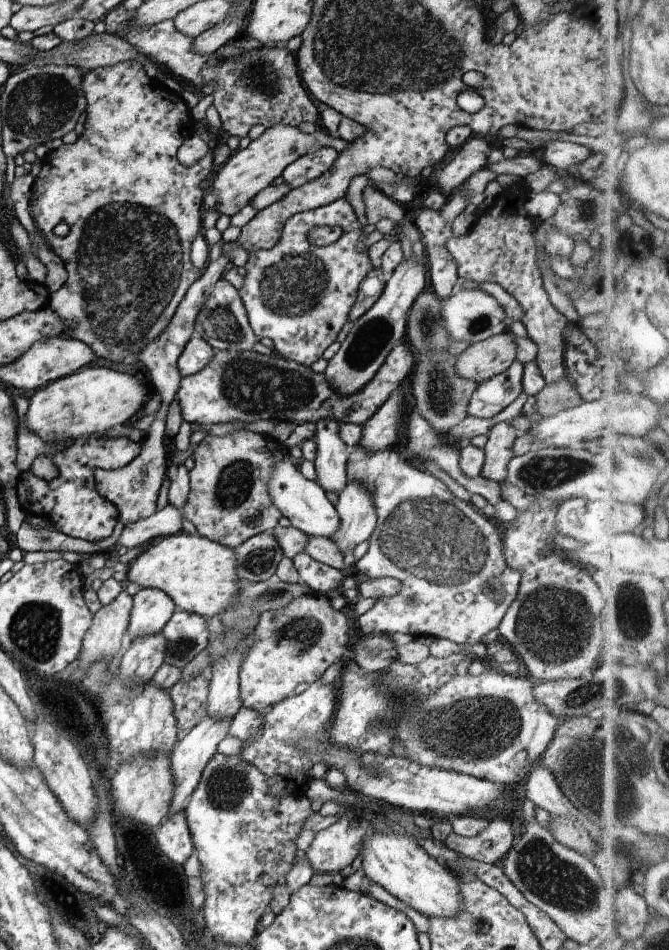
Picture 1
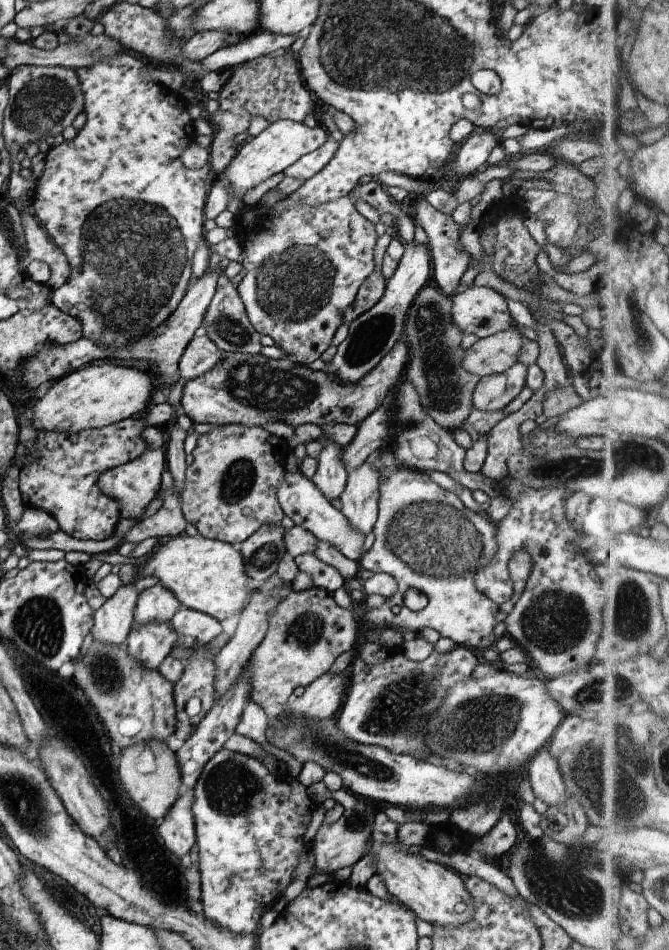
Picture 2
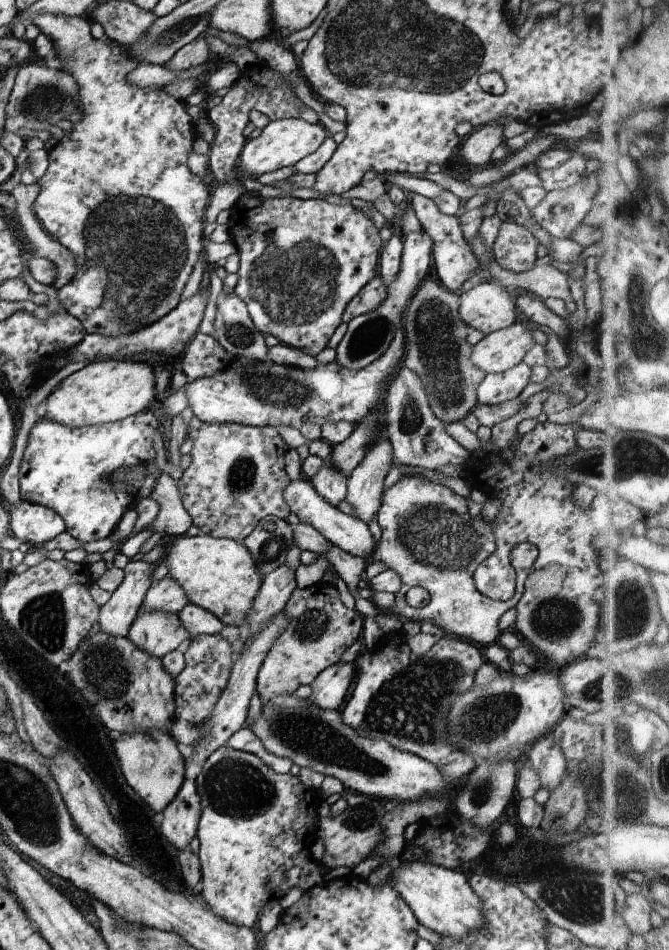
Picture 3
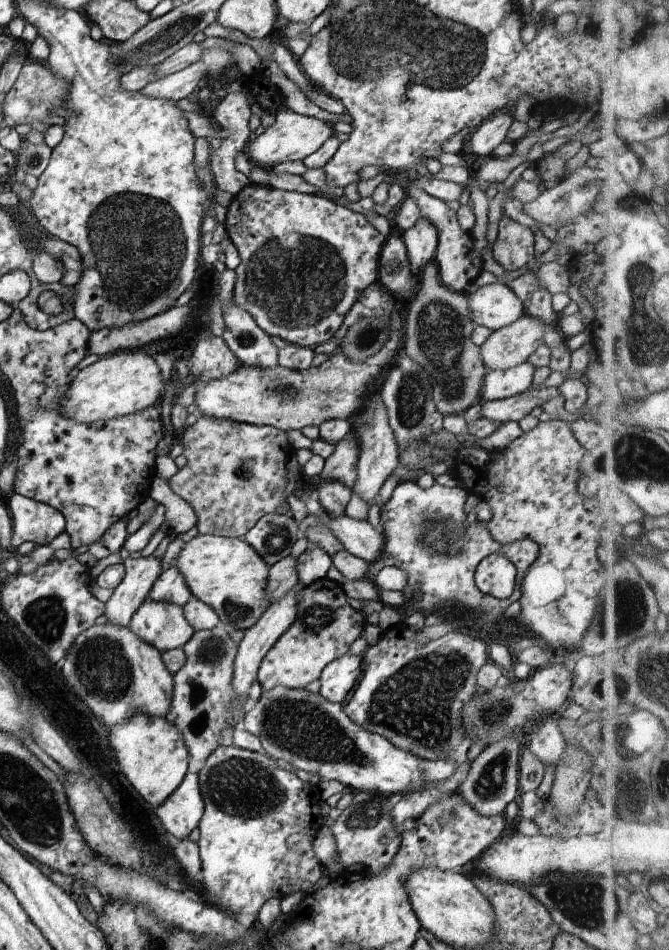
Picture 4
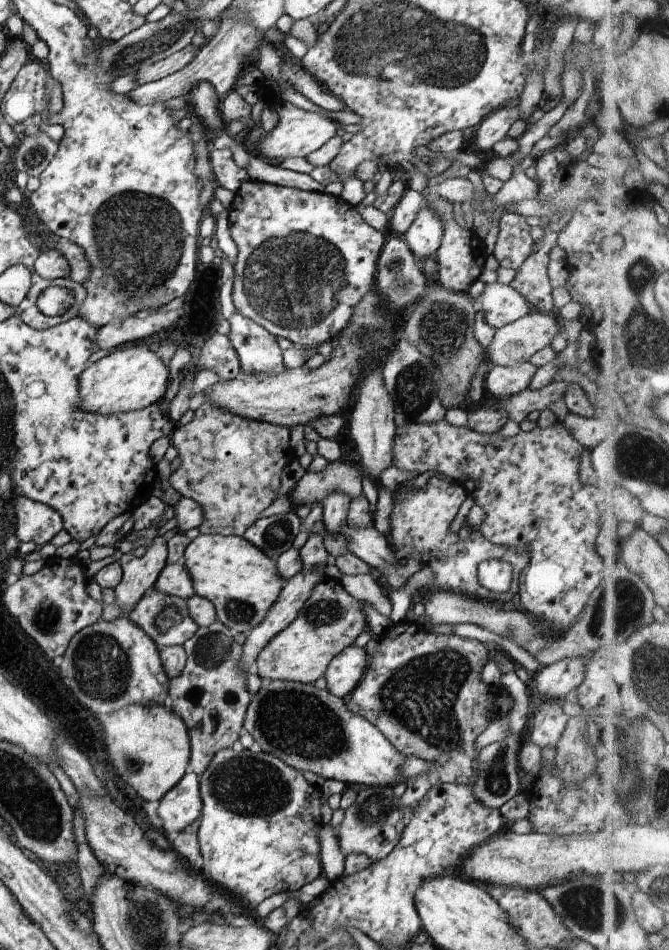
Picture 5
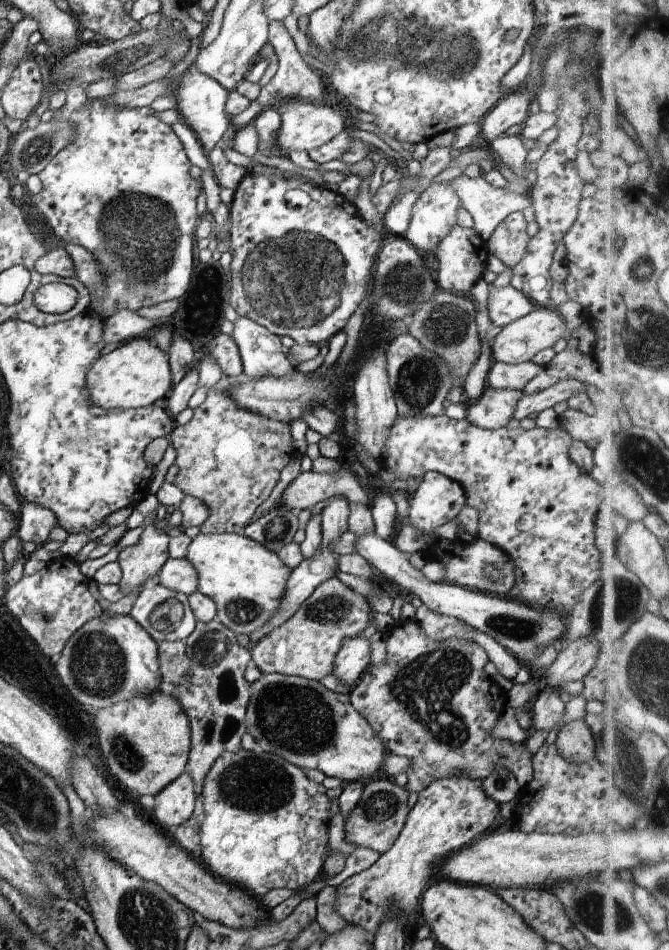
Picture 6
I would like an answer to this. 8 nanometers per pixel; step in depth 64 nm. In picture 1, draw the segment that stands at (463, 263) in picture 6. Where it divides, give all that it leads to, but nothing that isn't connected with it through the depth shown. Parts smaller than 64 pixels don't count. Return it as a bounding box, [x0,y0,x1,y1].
[414,207,459,301]

